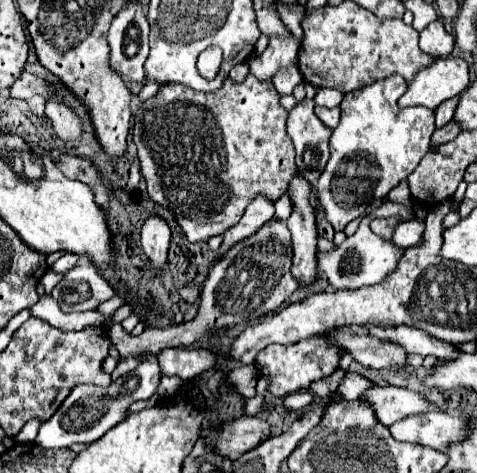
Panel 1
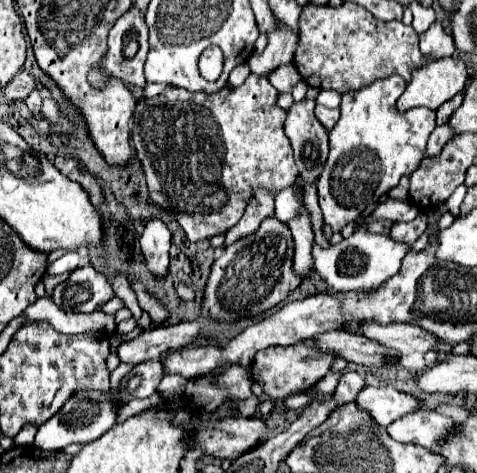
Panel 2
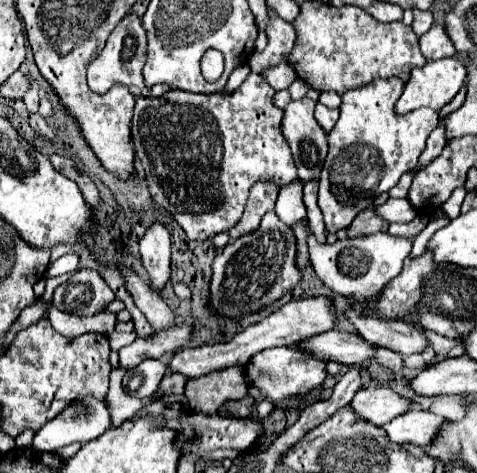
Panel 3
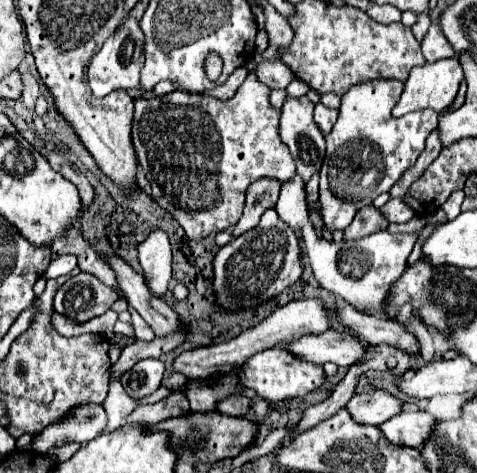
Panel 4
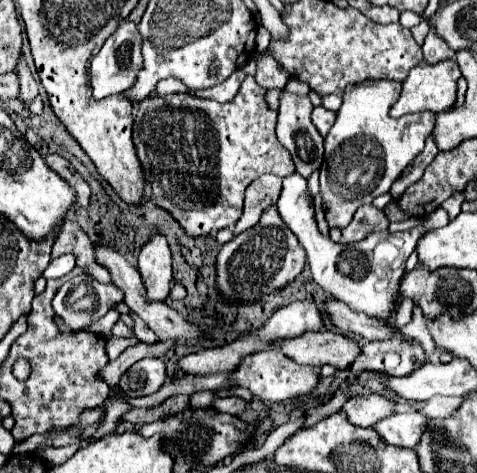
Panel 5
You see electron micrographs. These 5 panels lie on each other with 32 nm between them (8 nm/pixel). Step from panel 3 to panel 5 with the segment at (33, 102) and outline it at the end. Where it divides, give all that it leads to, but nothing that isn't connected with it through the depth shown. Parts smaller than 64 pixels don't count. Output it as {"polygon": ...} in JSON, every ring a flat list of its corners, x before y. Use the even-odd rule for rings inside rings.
{"polygon":[[20,60,16,72,18,72,18,76,20,76,20,86,22,86,22,88,20,88,20,98,24,100,24,104,30,104,30,102,38,96,38,82,36,82,36,78,32,76,32,72,28,70,28,66,26,66,24,60]]}

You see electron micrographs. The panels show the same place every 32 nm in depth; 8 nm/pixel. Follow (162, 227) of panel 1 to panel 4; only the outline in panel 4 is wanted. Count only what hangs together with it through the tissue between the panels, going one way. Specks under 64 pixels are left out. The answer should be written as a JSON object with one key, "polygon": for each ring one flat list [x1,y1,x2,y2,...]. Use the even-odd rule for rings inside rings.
{"polygon":[[162,228,152,230,146,240,138,246,140,250,140,266,146,274,146,284,156,296,164,296,168,290,168,282,172,278,170,270,170,240]]}

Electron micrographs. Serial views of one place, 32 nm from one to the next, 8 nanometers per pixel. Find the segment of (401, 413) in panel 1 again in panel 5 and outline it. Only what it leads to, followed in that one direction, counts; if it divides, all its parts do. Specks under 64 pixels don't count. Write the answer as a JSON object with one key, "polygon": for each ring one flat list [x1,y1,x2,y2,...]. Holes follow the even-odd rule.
{"polygon":[[368,394,368,396,354,396,350,398,342,410,348,414,348,420,356,426,374,426,376,422,394,414,394,402,382,394]]}

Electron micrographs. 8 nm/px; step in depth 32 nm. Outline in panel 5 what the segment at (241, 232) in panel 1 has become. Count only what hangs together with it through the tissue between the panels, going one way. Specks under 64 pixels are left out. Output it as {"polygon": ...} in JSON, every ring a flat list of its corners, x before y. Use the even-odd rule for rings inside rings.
{"polygon":[[260,176,260,178,256,178,246,190,244,214,238,220,238,224,234,228,234,234,240,234,240,232,256,226,262,212,278,200,280,188,282,188,282,180,278,176]]}

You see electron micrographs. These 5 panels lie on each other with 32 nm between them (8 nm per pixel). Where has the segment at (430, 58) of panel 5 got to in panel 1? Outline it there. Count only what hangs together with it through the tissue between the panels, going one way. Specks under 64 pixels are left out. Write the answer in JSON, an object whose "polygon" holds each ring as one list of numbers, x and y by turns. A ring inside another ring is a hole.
{"polygon":[[436,20,420,32,420,48,430,56,448,56,454,48,454,36,444,30,440,20]]}

